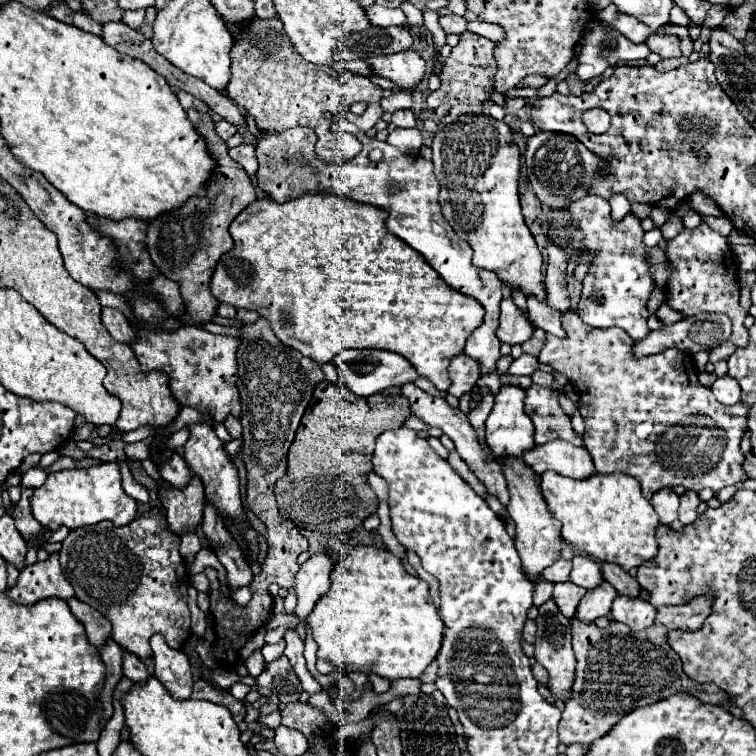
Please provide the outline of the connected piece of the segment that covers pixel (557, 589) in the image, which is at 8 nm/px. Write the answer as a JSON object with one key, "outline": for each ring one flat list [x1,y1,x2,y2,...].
{"outline":[[564,581,564,583,556,583,556,585,554,585,552,597,556,599,556,605,558,605,560,613,562,613,564,617,572,619,574,613,576,613,576,607,578,607,578,603,580,603,580,599,584,597,584,593,586,593,586,589,578,587,578,585,570,583,570,581]]}

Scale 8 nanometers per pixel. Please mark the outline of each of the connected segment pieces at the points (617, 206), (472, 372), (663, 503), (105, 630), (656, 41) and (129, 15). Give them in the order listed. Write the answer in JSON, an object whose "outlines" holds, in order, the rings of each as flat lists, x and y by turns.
{"outlines":[[[612,195,610,205,612,205,614,219,622,219,622,215,626,215,626,211,630,211,630,201,624,199,624,195]],[[460,353,456,357,452,357,450,361,450,395,462,397,464,393,470,393,472,387,476,385,478,377,480,377,480,363,472,357,468,357,466,353]],[[674,489,658,491,658,495,654,495,650,503,656,509,662,525,670,525,678,519,678,495,674,493]],[[72,597,72,599,68,601,68,605,70,605,74,617,86,627,86,635,88,635,90,643,94,643,94,645,100,647,100,645,110,637,110,631,112,631,110,621,108,621,100,611,88,607,86,603,82,603,82,601,76,599,76,597]],[[666,23,662,27,658,27,656,31,652,31,646,39,646,45,650,47,650,51,662,55,662,59,668,57,680,57,680,39,676,35,666,33,666,27,670,27,672,23]],[[124,11,124,21,134,29,138,29,144,23,144,19,146,19,144,11]]]}

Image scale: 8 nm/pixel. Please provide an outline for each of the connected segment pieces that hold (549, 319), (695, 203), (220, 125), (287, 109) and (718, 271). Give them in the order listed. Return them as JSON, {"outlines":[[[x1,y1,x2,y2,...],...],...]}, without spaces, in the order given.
{"outlines":[[[528,295,528,315,536,327,556,337,564,335,564,329,560,325,560,313,554,307,550,307,546,301,538,301,534,295]],[[696,191,696,193,692,195,690,205,694,207,694,211,698,211,698,213,702,213,702,215,714,215,714,217,720,217,720,215,722,215,722,211,718,209,718,205,716,205,708,195,704,195,704,193,700,193,700,191]],[[222,119,222,121,218,121,218,123,216,123,216,133,218,133,218,137,220,137,222,141,228,141,228,139,236,133,236,127]],[[254,17,248,23,240,23,240,27,242,31,234,39,230,53,232,83,226,87,226,95,244,111,248,109,264,133,278,135,292,127,310,127,320,135,332,125,332,119,324,119,324,111,330,111,334,121,338,121,350,111,352,103,378,103,382,99,382,87,372,83,370,77,306,63,294,49,278,17]],[[702,223,696,229,684,229,680,235,668,241,666,249,668,261,672,263,672,277,668,281,668,293,666,303,686,317,698,315,702,311,714,311,724,313,732,319,732,337,730,341,736,347,746,347,750,335,744,325,744,319,748,315,746,309,740,307,740,285,736,279,736,263,732,249,720,233,712,231,706,223]]]}

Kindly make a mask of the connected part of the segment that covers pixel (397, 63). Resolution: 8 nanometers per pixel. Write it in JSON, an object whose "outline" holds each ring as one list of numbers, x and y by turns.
{"outline":[[398,51,392,55,378,55,378,57,370,57,364,59,368,69,376,71,382,77,392,79,394,83,400,85,400,89,416,89,416,83,424,77,426,73,426,63,424,59,412,51]]}

